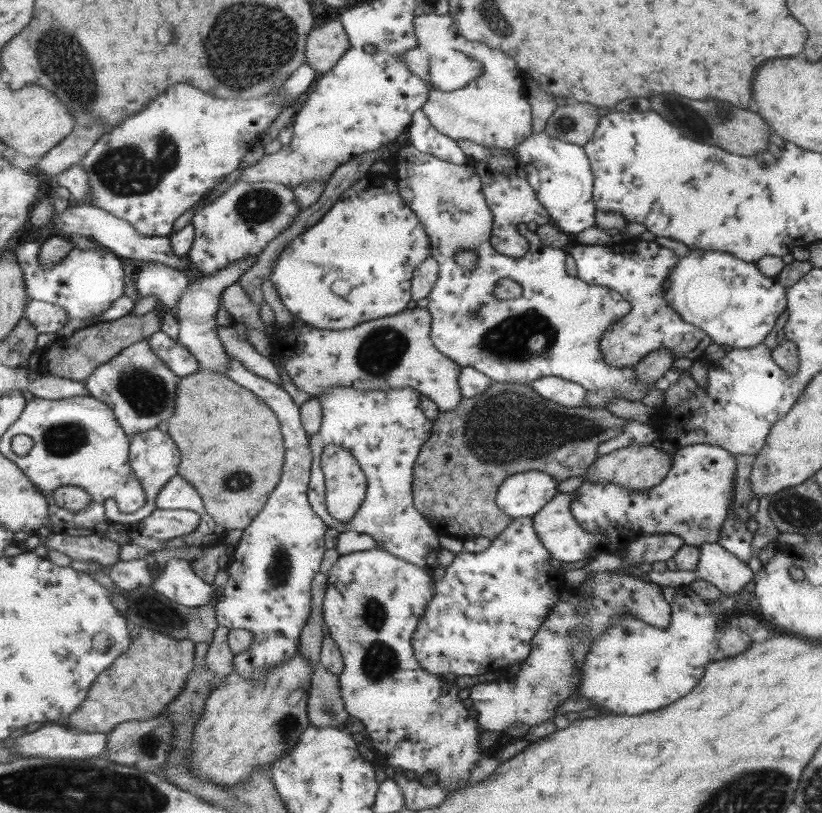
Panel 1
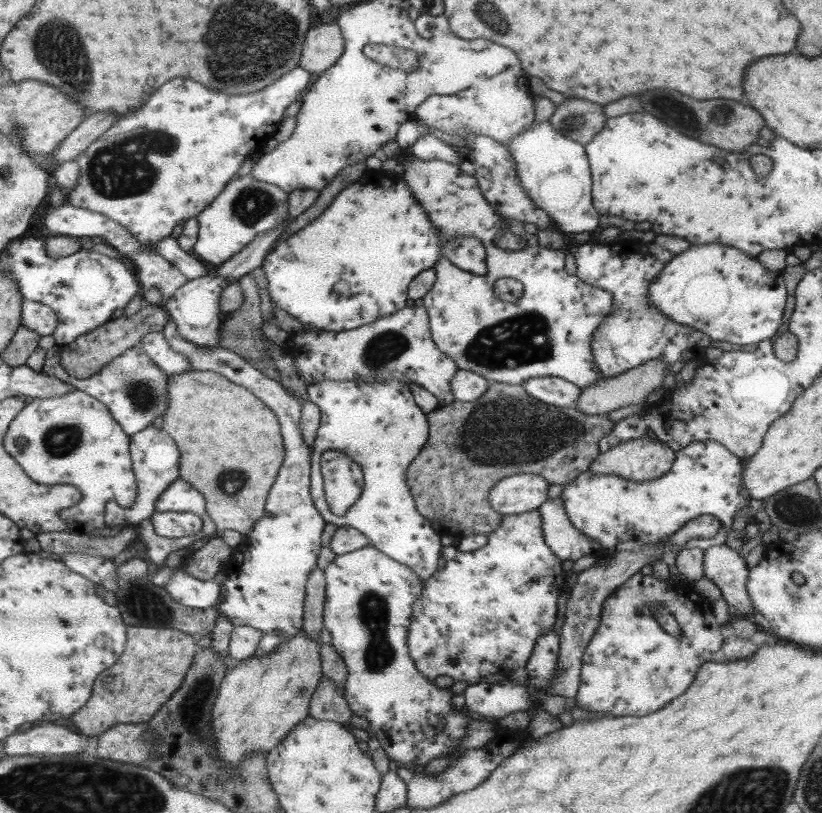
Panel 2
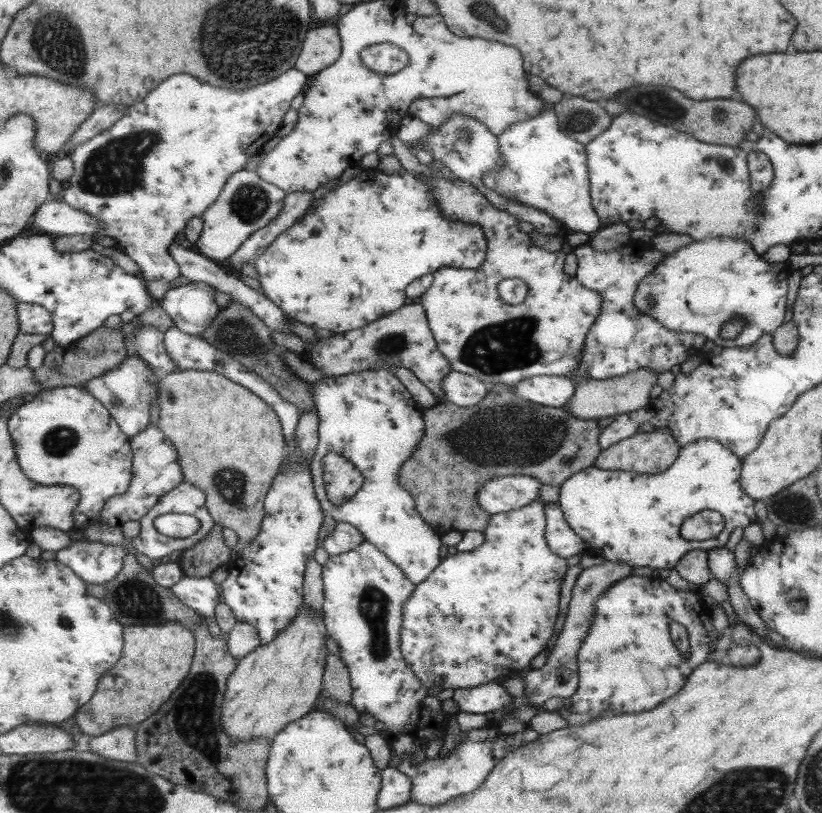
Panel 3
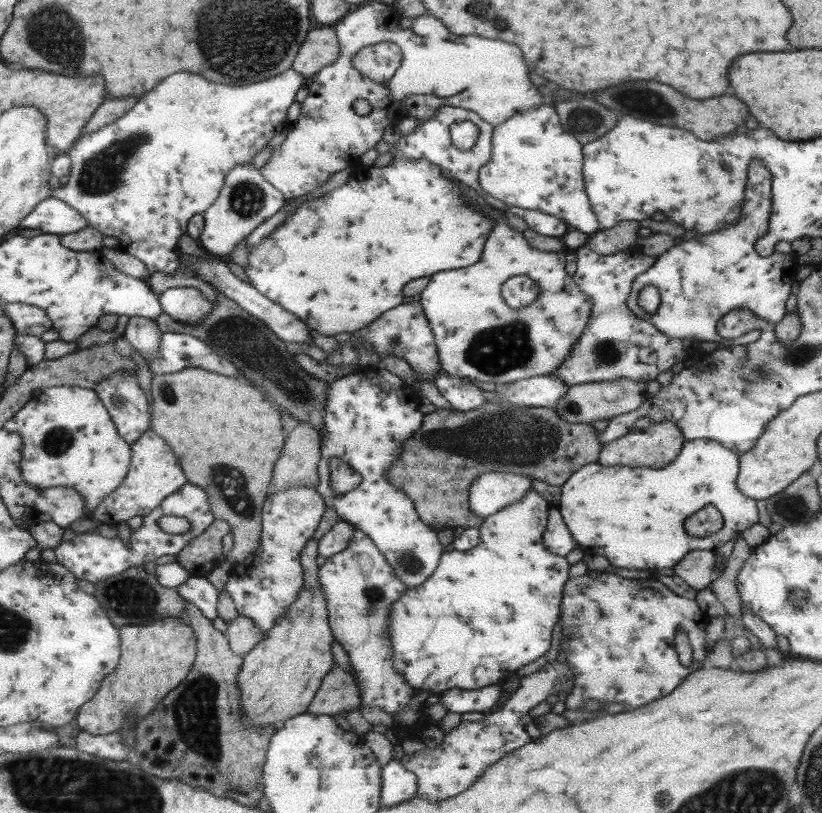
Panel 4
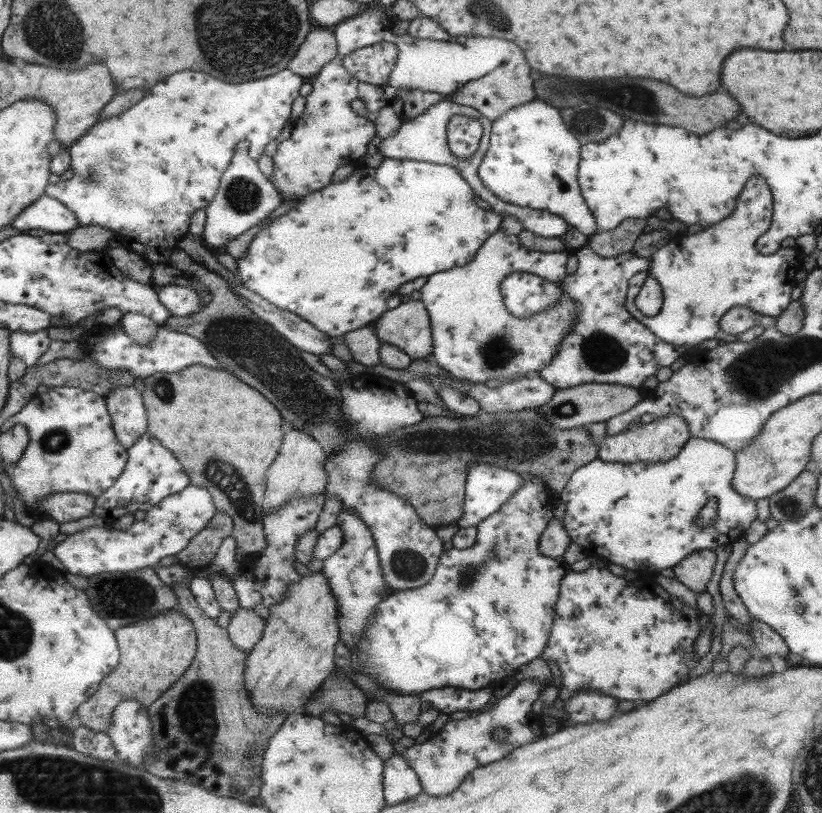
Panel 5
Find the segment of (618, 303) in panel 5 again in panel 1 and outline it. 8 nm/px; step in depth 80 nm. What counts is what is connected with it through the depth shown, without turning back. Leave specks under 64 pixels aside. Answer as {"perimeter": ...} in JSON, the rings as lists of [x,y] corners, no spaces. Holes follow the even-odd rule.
{"perimeter":[[[629,239],[610,246],[588,246],[575,245],[572,249],[567,249],[570,257],[574,258],[577,267],[577,277],[587,284],[604,286],[620,294],[624,300],[631,304],[630,312],[612,324],[611,328],[604,333],[600,339],[600,350],[602,358],[606,364],[614,368],[632,368],[649,352],[659,348],[667,348],[674,353],[674,358],[688,358],[698,360],[703,358],[706,347],[712,344],[712,339],[697,326],[684,322],[684,319],[664,300],[664,282],[670,276],[680,257],[676,256],[672,250],[656,242],[646,242],[646,240]]]}

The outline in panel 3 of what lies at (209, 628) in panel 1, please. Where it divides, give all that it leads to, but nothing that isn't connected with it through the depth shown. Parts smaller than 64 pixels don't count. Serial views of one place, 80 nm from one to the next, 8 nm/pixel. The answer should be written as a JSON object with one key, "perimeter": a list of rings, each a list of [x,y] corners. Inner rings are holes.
{"perimeter":[[[128,557],[116,578],[106,584],[106,604],[112,606],[118,622],[122,626],[160,626],[165,622],[177,622],[184,628],[194,630],[205,618],[193,608],[186,606],[169,589],[156,584],[152,567],[156,562],[146,563],[137,557]]]}

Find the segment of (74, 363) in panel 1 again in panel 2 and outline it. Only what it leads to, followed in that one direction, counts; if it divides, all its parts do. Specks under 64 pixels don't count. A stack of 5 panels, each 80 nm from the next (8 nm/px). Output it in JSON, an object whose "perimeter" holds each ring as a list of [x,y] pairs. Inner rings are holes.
{"perimeter":[[[143,304],[140,310],[131,316],[122,315],[112,318],[102,326],[76,337],[74,342],[60,345],[60,361],[62,368],[74,378],[88,378],[114,358],[118,358],[125,350],[139,344],[140,336],[149,332],[162,332],[168,322],[168,314],[162,305]]]}

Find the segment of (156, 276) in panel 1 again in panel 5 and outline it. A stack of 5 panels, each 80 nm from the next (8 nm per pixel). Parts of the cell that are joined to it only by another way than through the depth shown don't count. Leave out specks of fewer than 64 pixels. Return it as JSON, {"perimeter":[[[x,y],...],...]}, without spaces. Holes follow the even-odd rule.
{"perimeter":[[[286,68],[276,74],[272,74],[272,76],[258,78],[254,82],[244,82],[244,84],[228,84],[228,82],[220,82],[220,80],[208,76],[208,74],[188,72],[188,70],[182,70],[178,74],[172,74],[172,76],[161,80],[162,82],[152,86],[152,90],[145,94],[144,98],[141,98],[134,106],[131,106],[122,114],[102,121],[99,120],[86,131],[84,136],[77,138],[72,145],[67,146],[66,149],[70,151],[71,155],[72,178],[64,181],[61,180],[56,184],[48,183],[48,186],[45,188],[46,195],[63,202],[64,206],[67,206],[74,212],[80,226],[95,225],[102,228],[110,228],[112,233],[122,236],[126,248],[132,253],[138,254],[149,265],[158,263],[170,265],[172,249],[178,245],[178,240],[189,232],[191,218],[196,210],[205,209],[212,202],[218,190],[221,176],[232,162],[235,148],[239,145],[239,142],[249,140],[249,155],[254,160],[257,160],[263,154],[268,142],[276,139],[280,132],[282,132],[286,122],[291,118],[292,102],[299,95],[300,86],[305,83],[307,78],[294,74],[294,72]]]}

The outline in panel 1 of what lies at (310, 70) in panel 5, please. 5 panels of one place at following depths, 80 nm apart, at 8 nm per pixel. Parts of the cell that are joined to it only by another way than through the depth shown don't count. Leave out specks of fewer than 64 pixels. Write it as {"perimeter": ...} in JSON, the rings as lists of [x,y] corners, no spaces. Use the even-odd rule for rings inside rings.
{"perimeter":[[[328,22],[309,32],[305,61],[318,74],[328,72],[349,49],[350,41],[342,23]]]}

